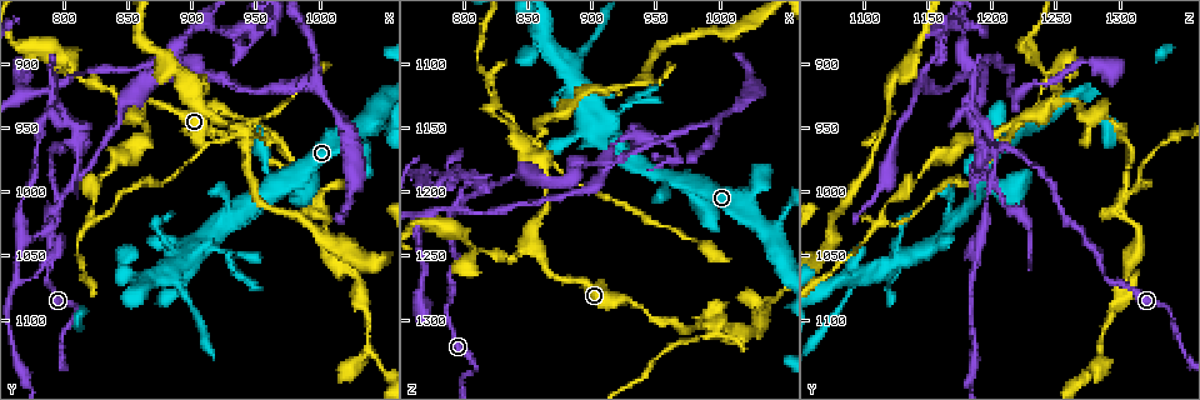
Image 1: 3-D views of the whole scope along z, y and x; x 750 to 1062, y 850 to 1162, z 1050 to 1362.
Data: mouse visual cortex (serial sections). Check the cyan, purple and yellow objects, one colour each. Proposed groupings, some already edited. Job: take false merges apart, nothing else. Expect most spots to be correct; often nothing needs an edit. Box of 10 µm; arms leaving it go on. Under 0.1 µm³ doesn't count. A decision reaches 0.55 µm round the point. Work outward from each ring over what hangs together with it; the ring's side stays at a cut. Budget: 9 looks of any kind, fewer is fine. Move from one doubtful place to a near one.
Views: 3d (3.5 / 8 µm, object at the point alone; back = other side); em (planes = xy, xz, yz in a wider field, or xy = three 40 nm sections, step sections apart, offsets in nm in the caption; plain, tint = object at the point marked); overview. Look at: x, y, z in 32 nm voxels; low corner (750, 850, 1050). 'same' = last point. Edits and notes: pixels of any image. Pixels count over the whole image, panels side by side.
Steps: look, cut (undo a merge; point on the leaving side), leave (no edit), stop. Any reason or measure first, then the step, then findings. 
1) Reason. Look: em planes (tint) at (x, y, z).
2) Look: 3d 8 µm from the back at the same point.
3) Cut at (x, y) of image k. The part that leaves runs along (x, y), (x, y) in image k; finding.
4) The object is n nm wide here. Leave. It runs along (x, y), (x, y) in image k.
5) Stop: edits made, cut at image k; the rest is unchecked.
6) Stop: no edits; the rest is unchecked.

Branch point. Look: 3d 3.5 µm at (810, 962, 1190).

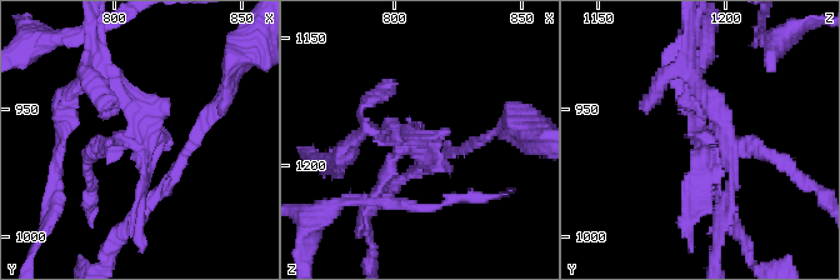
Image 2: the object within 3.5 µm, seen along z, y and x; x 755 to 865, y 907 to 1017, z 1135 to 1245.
Look: em xy step 1 (tint) at (810, 961, 1191).

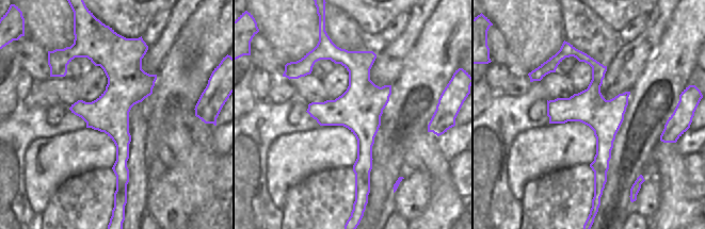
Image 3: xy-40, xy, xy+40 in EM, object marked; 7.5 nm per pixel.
Cut it another way. Look: em xy step 2 (tint) at the same point.

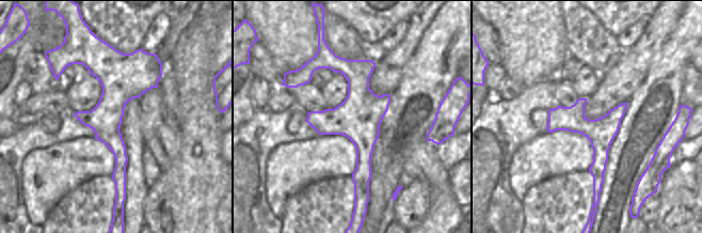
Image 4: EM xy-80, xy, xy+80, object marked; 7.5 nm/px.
The object is 340 nm wide here. Cut at (444, 164) of image 2. The part that leaves runs along (399, 154), (456, 150) in image 2; a second cell is stuck on.

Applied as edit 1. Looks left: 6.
Branch point. Look: 3d 3.5 µm at (856, 936, 1244).

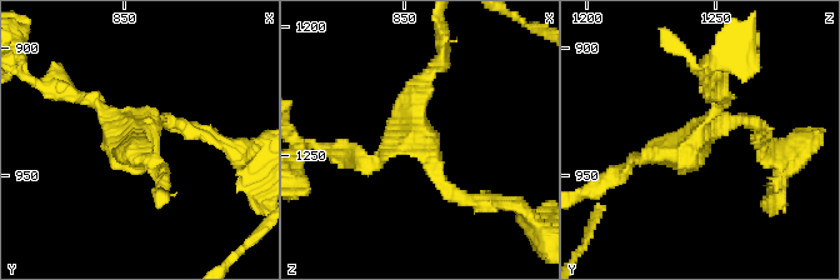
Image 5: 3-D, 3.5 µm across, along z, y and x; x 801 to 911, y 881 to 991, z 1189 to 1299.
3 arms meet here; the arms are 150, 200, 200 nm wide. Look: em xy step 3 (tint) at (856, 935, 1242).

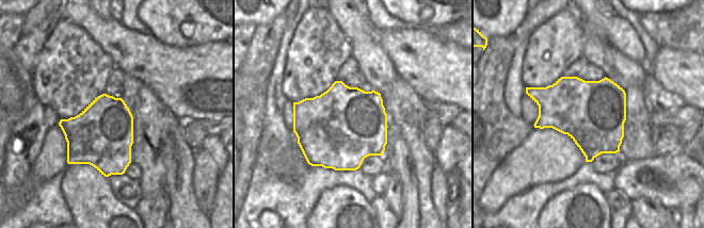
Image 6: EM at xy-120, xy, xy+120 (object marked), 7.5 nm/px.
The object is 600 nm wide here. Leave. It runs along (758, 125), (714, 121), (630, 163) in image 5; continuous, no second cell.

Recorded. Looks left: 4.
Branch point. Look: em xy step 1 (tint) at (990, 1004, 1308).

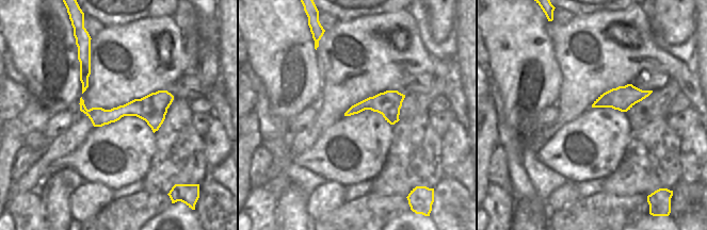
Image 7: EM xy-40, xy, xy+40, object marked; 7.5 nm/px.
Wider look. Look: 3d 3.5 µm at the same point.

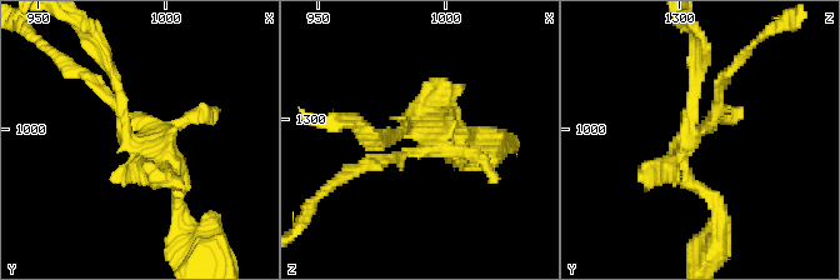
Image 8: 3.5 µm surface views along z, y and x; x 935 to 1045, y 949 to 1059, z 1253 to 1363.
Cut at (196, 116) of image 8. Two cells meet here.

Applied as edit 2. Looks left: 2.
Three-way junction. Look: 3d 3.5 µm at (820, 1020, 1114).

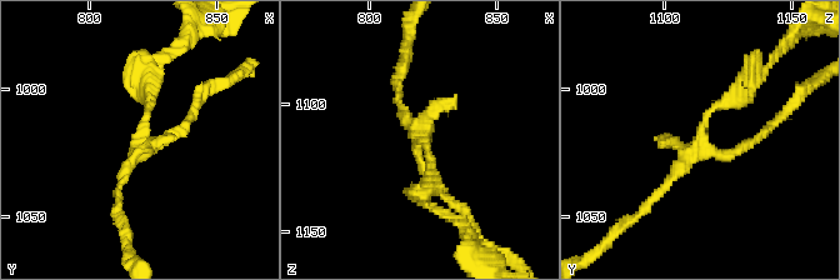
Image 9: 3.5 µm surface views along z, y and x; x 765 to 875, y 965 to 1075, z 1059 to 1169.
Now the EM. Look: em xy step 5 (tint) at (820, 1021, 1115).

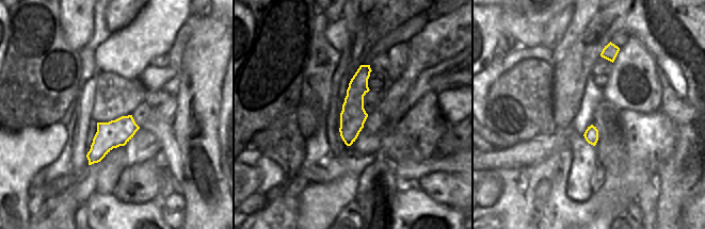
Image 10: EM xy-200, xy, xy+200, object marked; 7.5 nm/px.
Leave. It runs along (367, 67), (355, 92), (348, 142) in image 10; continuous, no second cell.

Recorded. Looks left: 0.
Stop: edits made, cut at image 2, cut at image 8; the rest is unchecked.

